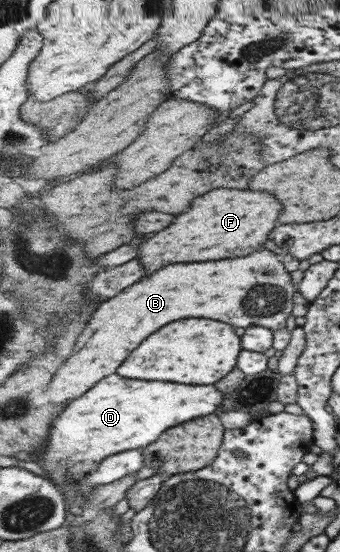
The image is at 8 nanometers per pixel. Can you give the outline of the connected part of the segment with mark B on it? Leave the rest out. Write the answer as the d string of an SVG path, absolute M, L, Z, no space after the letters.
M261 247L250 257L230 261L168 265L152 277L142 279L138 285L132 285L118 297L102 303L90 317L82 337L78 337L74 357L62 365L46 389L36 389L32 399L40 407L48 403L60 405L82 397L104 377L116 373L144 339L172 321L206 317L244 330L252 326L266 327L273 332L286 329L294 307L294 293L296 287L282 263L282 256Z

